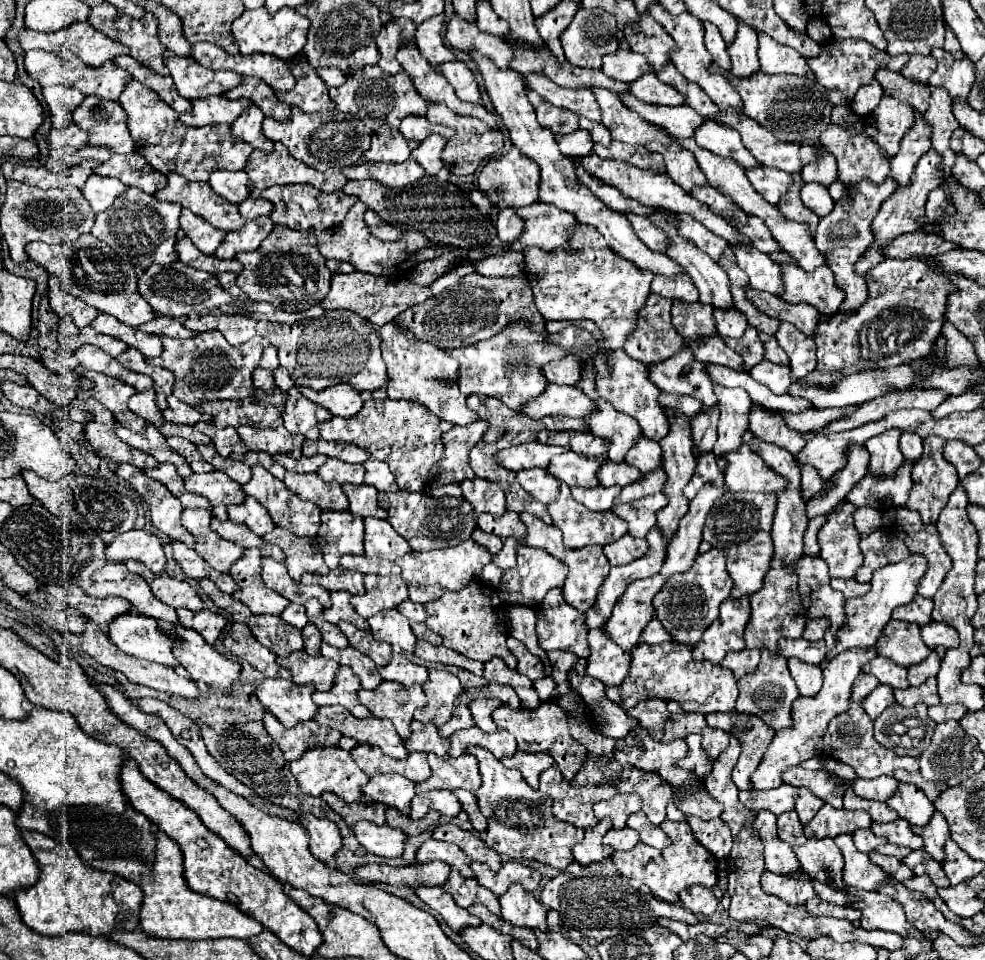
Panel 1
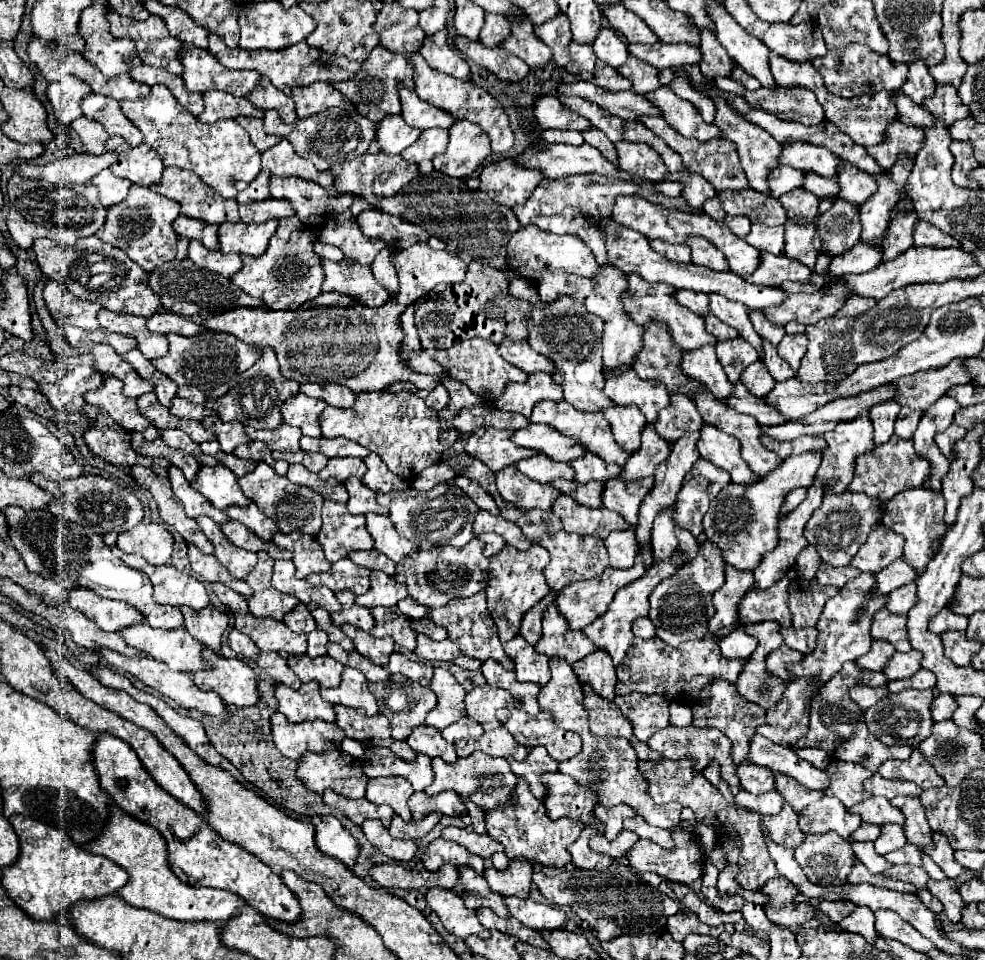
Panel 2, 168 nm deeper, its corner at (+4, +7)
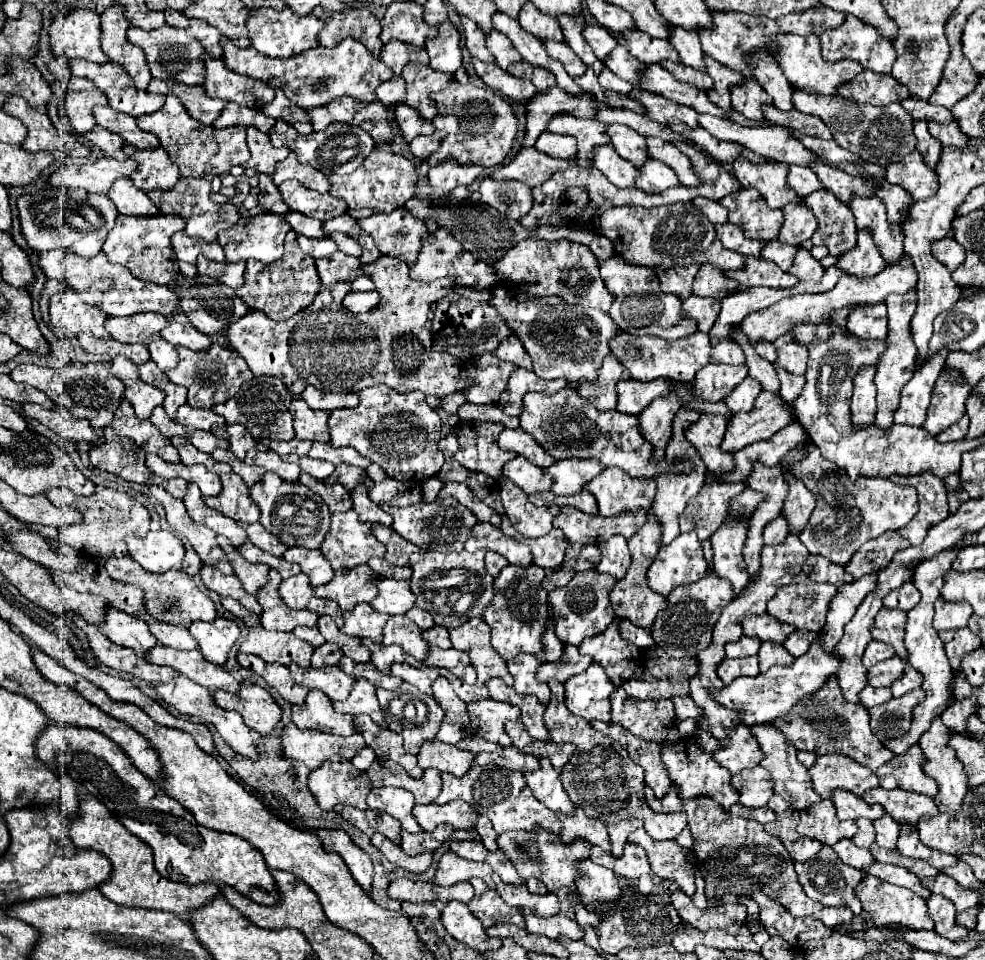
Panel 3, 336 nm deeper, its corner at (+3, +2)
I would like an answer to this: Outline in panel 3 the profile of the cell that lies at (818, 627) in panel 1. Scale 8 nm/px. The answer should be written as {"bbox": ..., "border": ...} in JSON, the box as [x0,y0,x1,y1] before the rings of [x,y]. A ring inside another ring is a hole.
{"bbox":[767,574,837,632],"border":[[[807,574],[795,576],[787,586],[779,588],[775,598],[767,604],[771,616],[781,622],[819,632],[825,622],[827,606],[835,596],[837,586],[819,584],[807,578]]]}

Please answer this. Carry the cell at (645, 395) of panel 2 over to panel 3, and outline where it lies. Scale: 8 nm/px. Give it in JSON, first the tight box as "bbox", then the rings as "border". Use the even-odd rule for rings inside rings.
{"bbox":[617,378,669,414],"border":[[[657,378],[651,382],[639,382],[639,380],[621,380],[617,384],[617,412],[623,414],[641,414],[657,396],[667,394],[669,382],[665,378]]]}

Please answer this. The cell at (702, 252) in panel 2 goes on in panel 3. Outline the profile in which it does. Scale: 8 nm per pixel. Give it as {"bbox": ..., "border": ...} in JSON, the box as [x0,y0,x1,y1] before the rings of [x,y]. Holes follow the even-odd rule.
{"bbox":[693,266,739,300],"border":[[[701,266],[699,274],[693,282],[693,294],[703,298],[723,300],[739,290],[739,282],[723,276],[723,270],[715,270],[713,266]]]}

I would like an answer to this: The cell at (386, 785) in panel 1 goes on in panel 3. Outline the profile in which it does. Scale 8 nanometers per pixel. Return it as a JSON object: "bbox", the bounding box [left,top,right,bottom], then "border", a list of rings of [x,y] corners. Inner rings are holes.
{"bbox":[367,788,421,832],"border":[[[373,788],[367,796],[367,804],[371,810],[387,812],[389,816],[401,822],[401,828],[407,832],[421,832],[421,826],[413,818],[413,794],[399,788]]]}

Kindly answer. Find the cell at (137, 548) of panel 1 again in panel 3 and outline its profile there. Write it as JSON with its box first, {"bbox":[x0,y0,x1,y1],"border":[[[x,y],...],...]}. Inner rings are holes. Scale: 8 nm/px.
{"bbox":[127,530,185,574],"border":[[[165,530],[149,532],[145,538],[127,538],[127,546],[129,556],[153,574],[165,574],[171,568],[181,568],[185,556],[183,542]]]}

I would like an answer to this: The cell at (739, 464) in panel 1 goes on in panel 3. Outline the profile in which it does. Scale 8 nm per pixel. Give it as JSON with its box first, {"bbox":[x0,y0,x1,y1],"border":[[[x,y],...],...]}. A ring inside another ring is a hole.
{"bbox":[685,414,733,474],"border":[[[701,414],[697,422],[685,428],[685,438],[697,448],[707,470],[715,474],[727,472],[733,466],[733,456],[723,454],[719,450],[719,444],[723,442],[723,434],[727,430],[727,422],[729,422],[727,416]]]}

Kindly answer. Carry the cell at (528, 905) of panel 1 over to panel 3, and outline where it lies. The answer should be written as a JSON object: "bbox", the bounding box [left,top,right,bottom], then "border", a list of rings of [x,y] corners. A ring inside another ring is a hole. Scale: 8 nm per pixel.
{"bbox":[525,910,585,940],"border":[[[525,910],[525,922],[527,922],[527,930],[531,934],[543,934],[549,936],[553,940],[557,940],[559,936],[569,936],[571,940],[581,940],[585,930],[571,918],[567,916],[553,916],[553,918],[539,918],[533,912]]]}

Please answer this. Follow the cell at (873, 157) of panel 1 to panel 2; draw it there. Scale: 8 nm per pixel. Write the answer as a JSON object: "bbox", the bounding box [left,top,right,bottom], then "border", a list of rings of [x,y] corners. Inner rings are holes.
{"bbox":[836,161,876,205],"border":[[[840,161],[838,173],[836,173],[838,185],[840,185],[840,197],[854,203],[862,205],[874,191],[876,191],[876,179],[870,173],[862,173],[860,169],[854,169],[848,161]]]}

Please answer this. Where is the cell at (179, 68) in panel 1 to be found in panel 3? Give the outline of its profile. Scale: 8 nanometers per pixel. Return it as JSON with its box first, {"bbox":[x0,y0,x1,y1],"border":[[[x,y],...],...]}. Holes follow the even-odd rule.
{"bbox":[203,56,275,106],"border":[[[205,56],[207,82],[203,84],[207,96],[237,102],[241,106],[263,106],[273,102],[275,90],[265,82],[235,74],[221,60]]]}

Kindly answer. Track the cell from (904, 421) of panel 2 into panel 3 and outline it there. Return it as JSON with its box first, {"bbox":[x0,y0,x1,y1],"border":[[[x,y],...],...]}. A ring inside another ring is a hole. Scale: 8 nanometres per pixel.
{"bbox":[895,350,949,426],"border":[[[941,350],[931,356],[903,386],[901,402],[895,410],[895,424],[909,424],[909,426],[923,426],[927,416],[927,406],[931,400],[931,390],[935,380],[945,364],[949,350]]]}

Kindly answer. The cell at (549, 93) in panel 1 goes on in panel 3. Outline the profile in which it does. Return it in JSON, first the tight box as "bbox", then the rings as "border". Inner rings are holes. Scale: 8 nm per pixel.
{"bbox":[607,124,649,168],"border":[[[611,124],[607,128],[607,134],[611,138],[611,144],[615,146],[617,154],[629,160],[633,166],[641,168],[649,154],[647,154],[647,144],[641,134],[635,134],[635,130],[623,126],[623,124]]]}

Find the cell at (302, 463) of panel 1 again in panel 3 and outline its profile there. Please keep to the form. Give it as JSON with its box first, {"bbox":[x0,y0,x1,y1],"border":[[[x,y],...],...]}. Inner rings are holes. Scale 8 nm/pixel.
{"bbox":[291,456,335,480],"border":[[[291,456],[291,460],[295,460],[295,462],[301,466],[303,472],[311,474],[311,476],[317,478],[317,480],[325,480],[325,478],[329,478],[331,472],[335,470],[335,466],[333,466],[331,462],[325,462],[325,460],[313,460],[313,458],[309,458],[309,456],[303,456],[303,458],[299,458],[299,456]]]}

